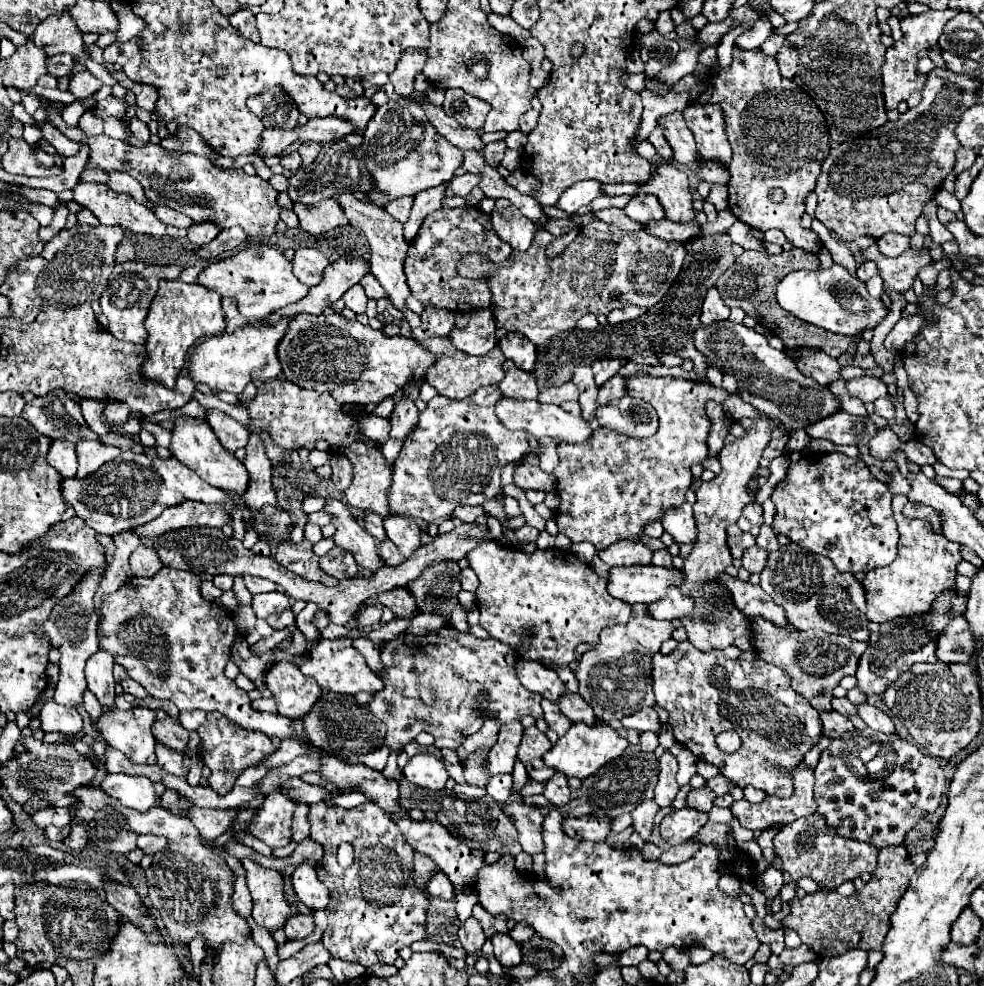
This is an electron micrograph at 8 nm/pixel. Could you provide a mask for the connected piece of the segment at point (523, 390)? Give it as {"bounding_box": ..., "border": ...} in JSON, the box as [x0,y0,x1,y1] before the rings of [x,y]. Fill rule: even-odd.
{"bounding_box":[500,360,538,400],"border":[[[512,360],[504,362],[504,380],[500,382],[500,390],[508,398],[518,398],[518,400],[536,400],[538,398],[538,388],[536,388],[536,378],[532,372],[524,372],[512,364]]]}

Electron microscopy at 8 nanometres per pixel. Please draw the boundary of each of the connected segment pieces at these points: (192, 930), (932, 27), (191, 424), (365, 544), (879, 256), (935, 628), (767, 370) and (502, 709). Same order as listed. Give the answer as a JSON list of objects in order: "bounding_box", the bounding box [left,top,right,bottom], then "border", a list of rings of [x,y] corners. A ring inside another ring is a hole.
[{"bounding_box":[122,808,250,952],"border":[[[122,808],[128,818],[128,826],[142,834],[162,834],[168,838],[168,848],[152,858],[152,866],[146,868],[148,898],[156,916],[166,926],[172,940],[188,944],[196,934],[202,934],[206,946],[214,952],[222,948],[226,940],[244,944],[244,936],[250,926],[246,918],[232,910],[232,870],[216,854],[204,848],[198,828],[188,818],[176,818],[164,808],[152,808],[150,812],[138,812]]]},{"bounding_box":[882,10,958,110],"border":[[[928,10],[924,14],[918,14],[918,16],[904,16],[900,20],[900,26],[902,26],[902,32],[904,36],[894,42],[888,50],[886,50],[886,60],[882,64],[882,82],[884,82],[884,106],[886,110],[896,110],[896,106],[902,102],[902,100],[908,100],[908,96],[912,92],[922,92],[924,90],[924,84],[926,84],[926,74],[918,74],[916,68],[918,68],[918,52],[920,50],[926,50],[930,46],[936,46],[938,44],[938,38],[942,34],[942,28],[944,24],[954,18],[958,12],[956,10],[944,10],[944,12],[938,12],[938,10]]]},{"bounding_box":[170,418,250,496],"border":[[[178,418],[176,428],[172,430],[172,444],[170,452],[174,458],[178,458],[182,464],[186,464],[190,470],[194,470],[202,480],[206,480],[212,486],[218,486],[222,490],[228,490],[232,494],[244,496],[250,484],[250,476],[246,466],[232,454],[228,452],[220,440],[216,440],[216,434],[212,432],[210,424],[206,420],[196,420],[196,418]]]},{"bounding_box":[324,498,382,572],"border":[[[330,498],[330,500],[326,500],[324,512],[330,514],[330,518],[332,518],[330,522],[338,530],[334,534],[336,546],[346,548],[356,558],[356,562],[360,566],[368,568],[370,572],[376,572],[382,566],[376,542],[364,528],[360,528],[360,524],[356,522],[356,518],[348,510],[348,506],[344,502],[340,502],[340,500]]]},{"bounding_box":[862,242,930,292],"border":[[[876,242],[870,248],[862,250],[862,258],[864,258],[864,262],[868,262],[868,260],[876,262],[880,276],[884,280],[884,290],[890,290],[890,292],[908,290],[912,286],[918,270],[930,262],[930,256],[926,250],[922,254],[914,254],[910,250],[898,258],[888,258],[878,250]]]},{"bounding_box":[856,592,956,696],"border":[[[944,592],[936,604],[932,604],[930,612],[924,616],[906,616],[890,620],[888,624],[882,624],[878,632],[870,634],[870,646],[868,652],[862,654],[858,662],[856,672],[856,688],[870,696],[870,694],[884,694],[890,684],[898,680],[900,674],[908,672],[918,662],[936,662],[936,636],[950,624],[952,620],[952,596],[956,592]]]},{"bounding_box":[694,320,840,430],"border":[[[732,320],[714,322],[710,326],[700,324],[694,332],[694,344],[722,372],[736,376],[744,402],[780,420],[786,430],[808,428],[808,424],[814,424],[816,420],[822,420],[840,408],[840,404],[834,400],[834,394],[826,386],[816,384],[816,380],[800,374],[796,364],[782,350],[772,348],[764,334],[758,334],[746,324]]]},{"bounding_box":[368,626,542,754],"border":[[[450,626],[432,630],[424,636],[402,632],[380,648],[380,660],[384,668],[380,674],[380,678],[384,680],[384,688],[374,694],[368,708],[378,720],[386,724],[388,732],[384,738],[384,746],[388,746],[390,752],[398,752],[398,754],[404,752],[406,744],[412,742],[420,732],[452,738],[462,744],[466,736],[478,732],[484,720],[492,716],[502,726],[510,724],[512,720],[522,720],[524,716],[532,716],[534,720],[542,718],[542,706],[540,706],[542,696],[528,692],[516,676],[516,662],[518,662],[516,648],[508,648],[508,644],[500,644],[498,640],[492,640],[492,638],[482,640],[472,634],[458,632],[456,628],[450,628]],[[422,674],[426,674],[426,700],[420,688]],[[476,692],[488,692],[488,710],[484,708],[484,712],[476,712],[476,708],[472,708],[472,700],[476,700]]]}]

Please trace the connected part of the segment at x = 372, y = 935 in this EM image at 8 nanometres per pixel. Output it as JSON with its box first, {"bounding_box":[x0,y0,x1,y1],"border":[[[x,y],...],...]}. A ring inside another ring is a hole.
{"bounding_box":[308,802,428,968],"border":[[[326,802],[310,804],[308,824],[310,824],[310,838],[324,846],[324,856],[314,868],[316,868],[318,878],[330,890],[330,904],[326,908],[328,928],[322,936],[322,944],[328,948],[332,958],[340,958],[346,962],[358,962],[366,968],[370,968],[374,964],[394,964],[398,958],[398,952],[404,946],[410,946],[412,942],[426,938],[428,898],[422,894],[422,890],[416,888],[416,884],[412,880],[414,850],[406,844],[398,826],[384,814],[384,810],[380,806],[376,806],[372,802],[360,804],[350,810],[334,806],[334,804],[326,804]],[[342,842],[352,844],[356,850],[354,866],[350,866],[346,870],[340,868],[336,862],[336,848]]]}

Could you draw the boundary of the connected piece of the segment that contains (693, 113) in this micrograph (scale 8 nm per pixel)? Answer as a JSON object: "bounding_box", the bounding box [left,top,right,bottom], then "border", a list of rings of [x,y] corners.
{"bounding_box":[682,104,732,168],"border":[[[690,104],[682,114],[688,128],[694,132],[698,152],[706,160],[716,160],[728,168],[732,162],[732,148],[724,132],[720,104]]]}

